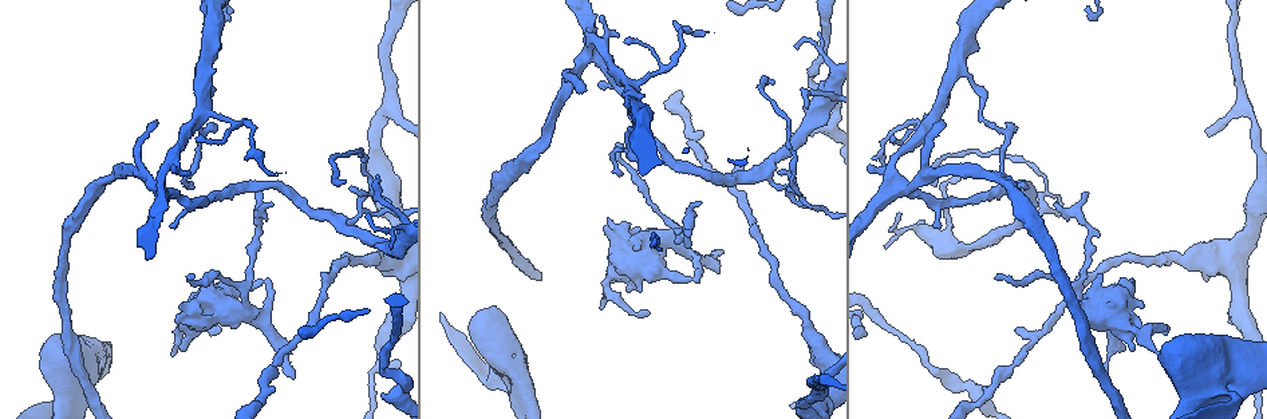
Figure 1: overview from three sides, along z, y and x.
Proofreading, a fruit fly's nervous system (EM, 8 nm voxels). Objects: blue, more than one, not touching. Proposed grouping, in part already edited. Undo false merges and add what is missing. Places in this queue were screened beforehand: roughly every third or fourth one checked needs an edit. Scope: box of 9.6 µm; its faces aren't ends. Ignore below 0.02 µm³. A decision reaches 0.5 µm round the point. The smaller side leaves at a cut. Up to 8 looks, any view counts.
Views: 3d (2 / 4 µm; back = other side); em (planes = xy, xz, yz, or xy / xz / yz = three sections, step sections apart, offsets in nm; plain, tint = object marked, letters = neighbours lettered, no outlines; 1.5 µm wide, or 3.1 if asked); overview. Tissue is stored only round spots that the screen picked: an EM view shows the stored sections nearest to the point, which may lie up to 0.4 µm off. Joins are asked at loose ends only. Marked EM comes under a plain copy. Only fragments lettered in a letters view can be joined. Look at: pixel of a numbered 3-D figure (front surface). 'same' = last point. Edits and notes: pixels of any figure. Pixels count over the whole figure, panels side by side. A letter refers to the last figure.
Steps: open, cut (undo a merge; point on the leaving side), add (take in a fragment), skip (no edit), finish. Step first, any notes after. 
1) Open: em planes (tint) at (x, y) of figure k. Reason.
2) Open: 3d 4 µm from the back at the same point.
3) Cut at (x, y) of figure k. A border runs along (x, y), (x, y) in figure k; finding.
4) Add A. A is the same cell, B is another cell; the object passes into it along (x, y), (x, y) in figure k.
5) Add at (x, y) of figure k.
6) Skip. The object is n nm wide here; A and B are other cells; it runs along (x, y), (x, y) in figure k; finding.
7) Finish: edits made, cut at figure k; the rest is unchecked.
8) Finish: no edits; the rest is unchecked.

Open: em xy step 4 (letters) at (705, 31) of figure 1. Thin end.

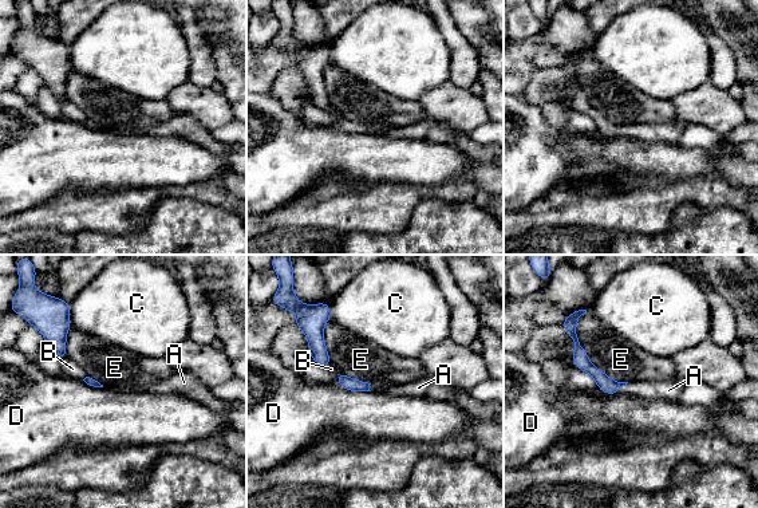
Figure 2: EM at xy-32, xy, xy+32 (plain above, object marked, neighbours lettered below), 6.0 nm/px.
Add A. A is the same cell, B, C, D and E are other cells; the object passes into it along (607, 385), (620, 386), (650, 390) in figure 2; the cell continues.

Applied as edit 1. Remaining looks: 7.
Open: overview. Redraw.

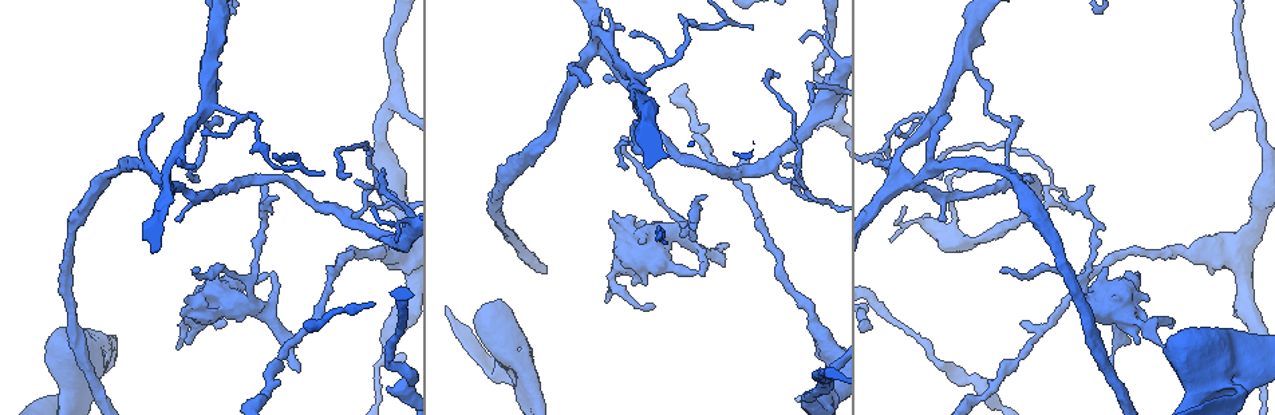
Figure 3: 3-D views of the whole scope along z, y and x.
Open: em planes (letters) at (872, 160) of figure 3. Tapers out.

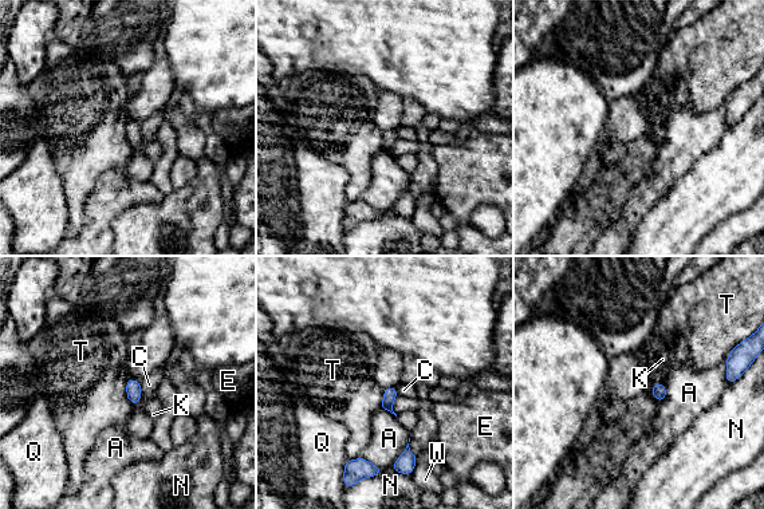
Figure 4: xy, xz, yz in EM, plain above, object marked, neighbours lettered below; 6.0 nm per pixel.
Skip. The longest contact is with A, 220 nm; A, C, E, K, N, Q, T and W are other cells; a border runs along (664, 382), (650, 386), (658, 403) in figure 4; no lettered fragment goes on from it.

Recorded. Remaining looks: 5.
Open: 3d 4 µm at (695, 227) of figure 3. Thin end.

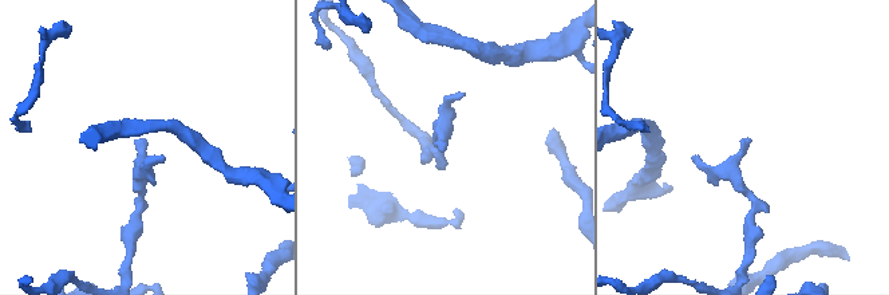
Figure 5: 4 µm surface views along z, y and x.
Open: em xy step 8 (tint) at (749, 138) of figure 5. Need the tissue.

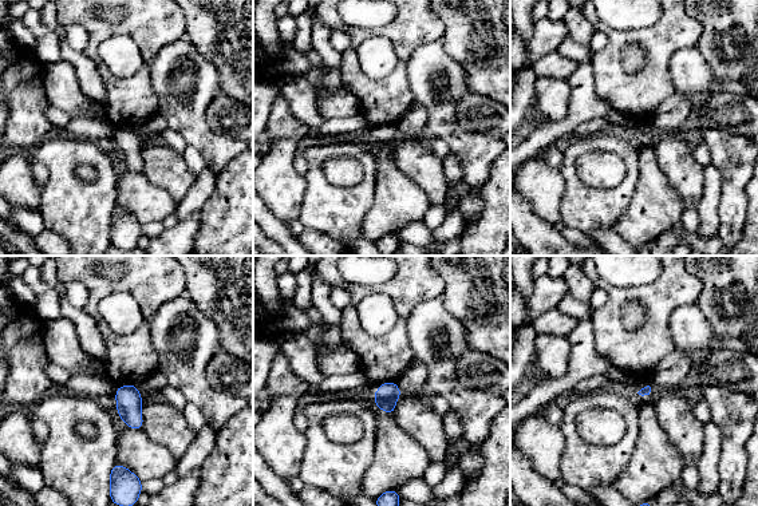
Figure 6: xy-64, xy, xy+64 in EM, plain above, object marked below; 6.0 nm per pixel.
Open: em planes (letters) at the same point.

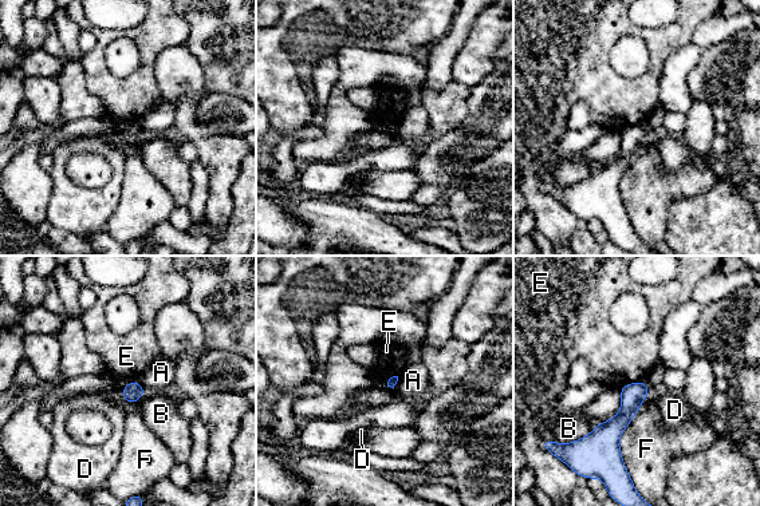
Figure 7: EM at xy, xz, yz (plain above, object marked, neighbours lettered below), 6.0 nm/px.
Skip. The longest contact is with F, 500 nm; A, B, D, E and F are other cells; no lettered fragment goes on from it.

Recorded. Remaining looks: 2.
Finish: edits made, add at figure 2; the rest is unchecked.

